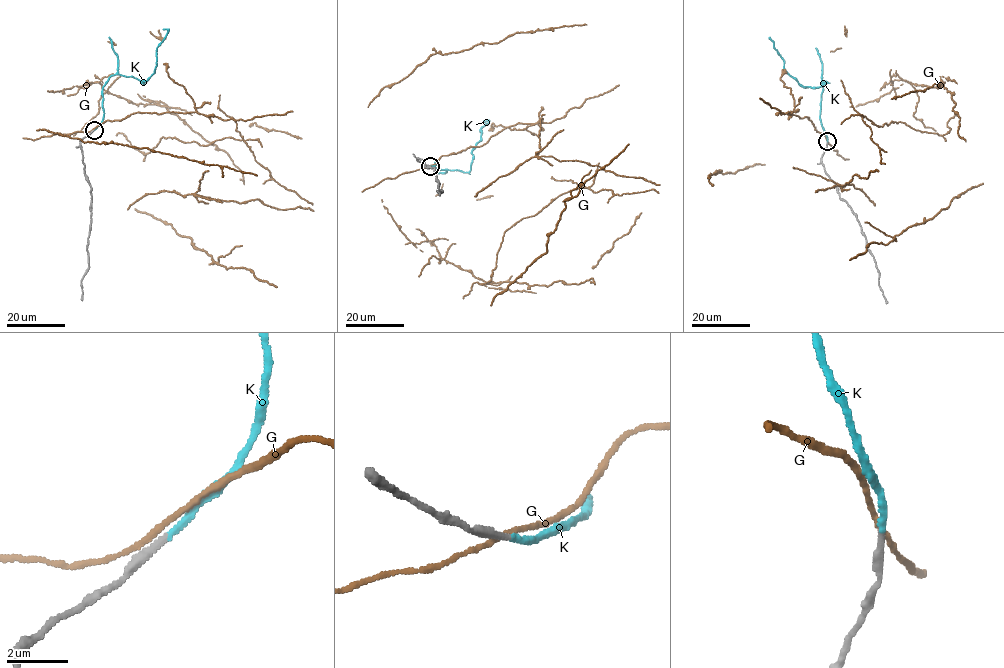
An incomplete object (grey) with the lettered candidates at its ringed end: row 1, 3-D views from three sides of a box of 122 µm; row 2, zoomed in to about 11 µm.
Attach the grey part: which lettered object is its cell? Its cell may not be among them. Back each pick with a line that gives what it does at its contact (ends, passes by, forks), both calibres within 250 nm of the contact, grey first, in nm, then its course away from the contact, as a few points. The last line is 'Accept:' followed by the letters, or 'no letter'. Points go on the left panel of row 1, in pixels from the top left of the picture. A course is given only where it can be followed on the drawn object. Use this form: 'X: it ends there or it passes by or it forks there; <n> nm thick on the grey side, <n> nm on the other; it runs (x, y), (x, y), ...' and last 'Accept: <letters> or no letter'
K: it ends there; 240 nm thick on the grey side, 180 nm on the other; it runs (94, 130), (103, 117), (102, 87), (115, 74), (147, 80), (168, 31), (163, 29)
Accept: K

